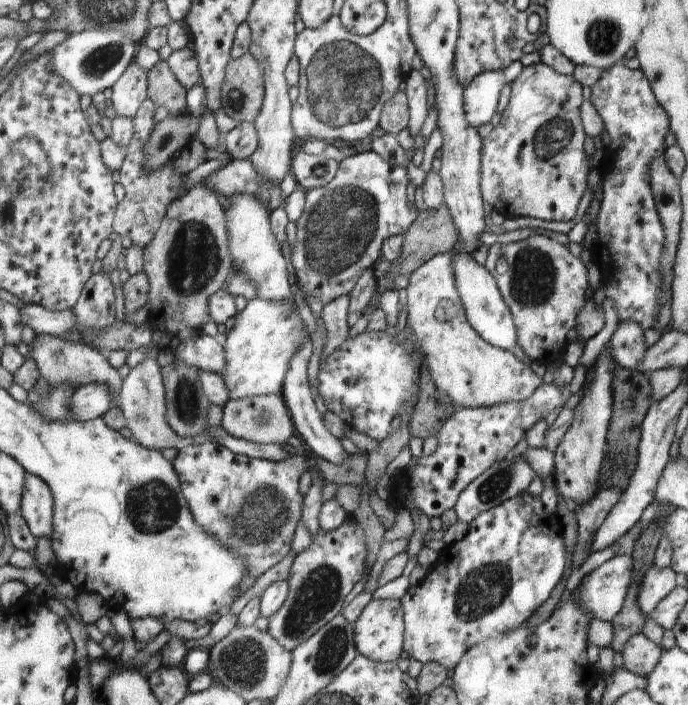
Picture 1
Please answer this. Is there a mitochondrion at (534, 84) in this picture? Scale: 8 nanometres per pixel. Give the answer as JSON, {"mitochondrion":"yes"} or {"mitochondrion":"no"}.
{"mitochondrion":"no"}

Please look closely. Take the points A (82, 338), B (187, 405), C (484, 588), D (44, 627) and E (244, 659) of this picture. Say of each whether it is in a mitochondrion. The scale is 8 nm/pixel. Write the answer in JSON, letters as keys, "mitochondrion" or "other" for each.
{"A":"other","B":"mitochondrion","C":"mitochondrion","D":"other","E":"mitochondrion"}

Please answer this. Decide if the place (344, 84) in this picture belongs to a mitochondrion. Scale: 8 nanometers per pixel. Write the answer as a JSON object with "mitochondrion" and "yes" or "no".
{"mitochondrion":"yes"}

